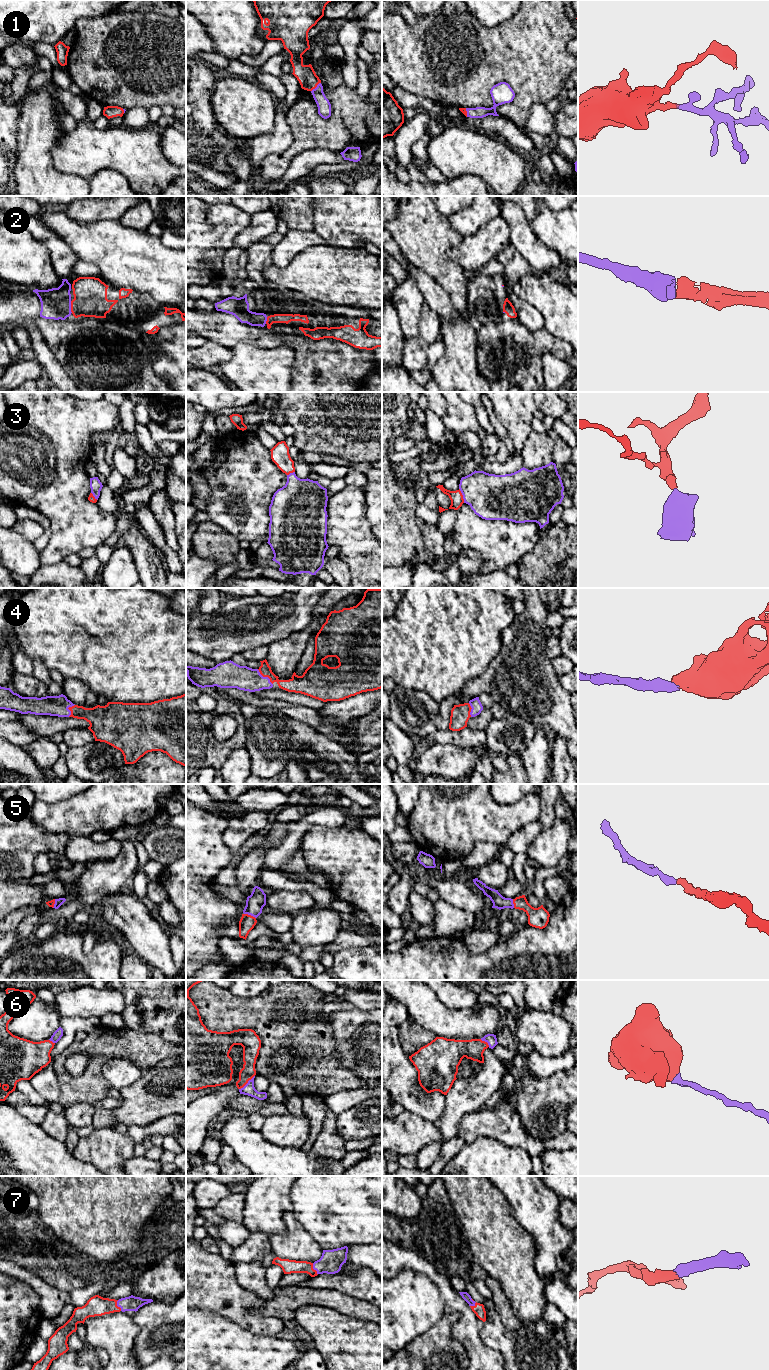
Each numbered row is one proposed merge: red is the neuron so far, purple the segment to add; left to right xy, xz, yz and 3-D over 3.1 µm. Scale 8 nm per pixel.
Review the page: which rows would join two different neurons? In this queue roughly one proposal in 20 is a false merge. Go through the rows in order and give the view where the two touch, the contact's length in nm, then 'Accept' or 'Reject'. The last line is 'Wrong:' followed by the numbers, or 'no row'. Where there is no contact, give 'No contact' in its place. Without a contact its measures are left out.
1: Touches red in xz. Shared border 110 nm. Accept
2: Touches red in xy. Shared border 100 nm. Accept
3: Touches red in yz. Shared border 130 nm. Accept
4: Touches red in xz. Shared border 180 nm. Accept
5: Touches red in xz. Shared border 100 nm. Accept
6: Touches red in xz. Shared border 170 nm. Accept
7: Touches red in xz. Shared border 100 nm. Accept
Wrong: no row

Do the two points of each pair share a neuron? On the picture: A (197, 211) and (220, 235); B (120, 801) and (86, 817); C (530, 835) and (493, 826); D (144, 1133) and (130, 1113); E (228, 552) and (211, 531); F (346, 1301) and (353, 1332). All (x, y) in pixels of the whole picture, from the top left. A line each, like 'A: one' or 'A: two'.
A: one
B: one
C: two
D: two
E: one
F: two

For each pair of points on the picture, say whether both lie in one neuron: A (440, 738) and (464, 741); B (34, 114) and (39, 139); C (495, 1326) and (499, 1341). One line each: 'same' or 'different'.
A: same
B: same
C: same

